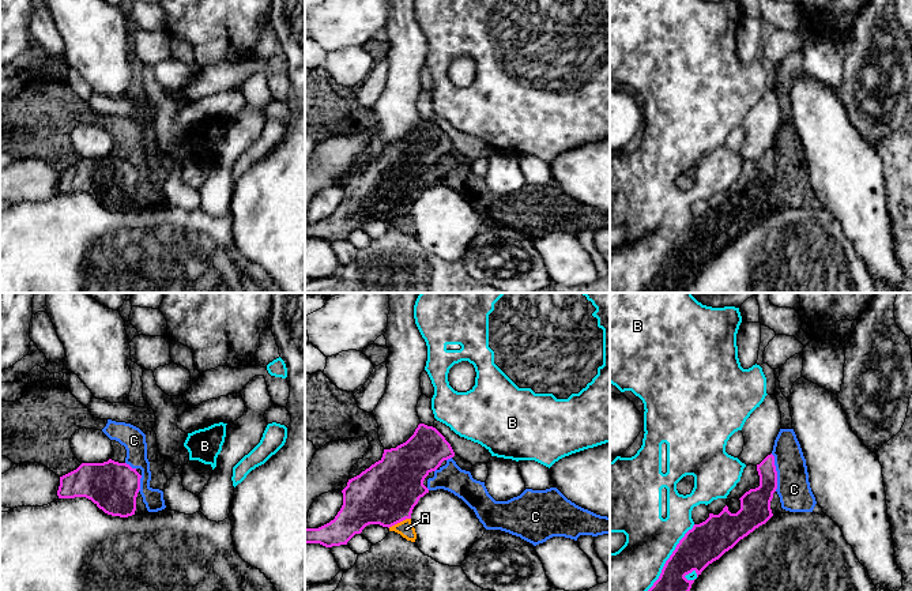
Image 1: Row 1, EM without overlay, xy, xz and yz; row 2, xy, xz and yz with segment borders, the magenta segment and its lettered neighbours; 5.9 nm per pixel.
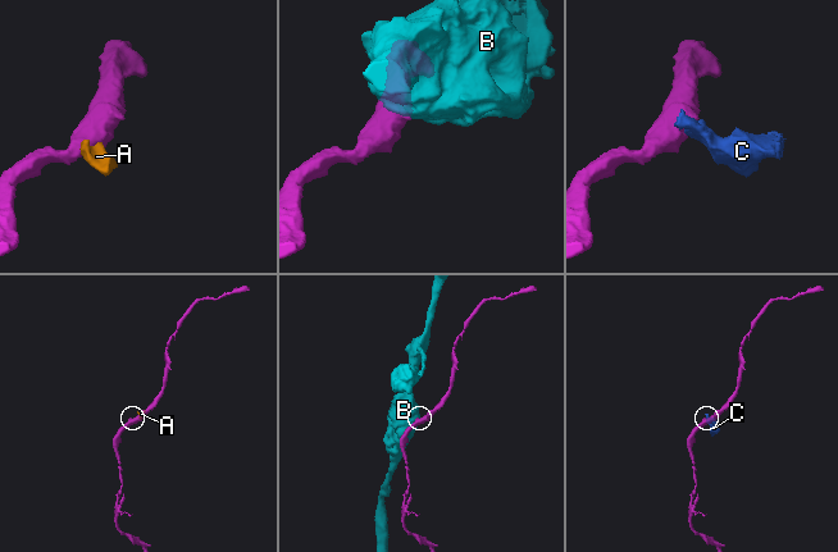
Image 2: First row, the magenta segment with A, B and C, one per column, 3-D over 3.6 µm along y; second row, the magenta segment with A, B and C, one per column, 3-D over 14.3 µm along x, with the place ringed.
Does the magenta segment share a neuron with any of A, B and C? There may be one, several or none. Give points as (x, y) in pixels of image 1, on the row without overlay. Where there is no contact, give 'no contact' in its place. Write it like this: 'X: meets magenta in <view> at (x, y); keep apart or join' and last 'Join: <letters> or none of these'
A: meets magenta in xz at (399, 217); keep apart
B: meets magenta in yz at (666, 256); keep apart
C: meets magenta in yz at (776, 168); keep apart
Join: none of these

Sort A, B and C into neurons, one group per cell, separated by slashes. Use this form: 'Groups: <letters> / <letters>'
Groups: A C / B

